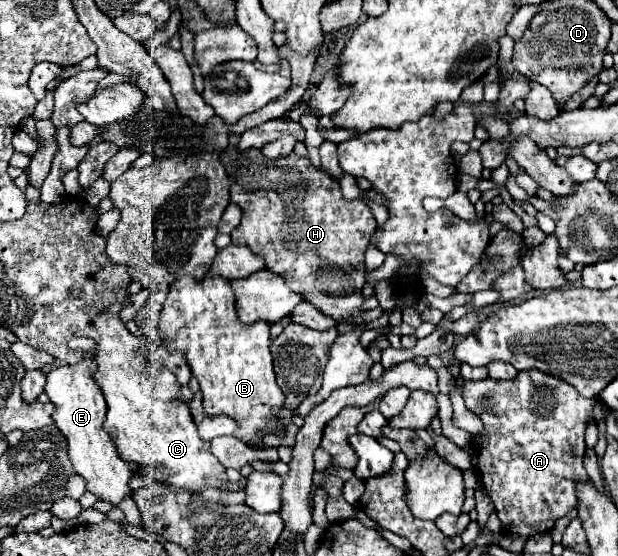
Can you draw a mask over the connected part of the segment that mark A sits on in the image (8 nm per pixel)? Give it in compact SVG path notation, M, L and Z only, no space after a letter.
M523 370L515 380L465 382L463 398L471 412L475 412L485 424L485 444L477 450L477 470L481 484L491 496L497 516L501 520L503 534L519 538L533 538L543 532L551 532L555 522L569 514L577 506L577 484L587 484L589 476L583 466L585 454L585 428L595 418L593 398L583 398L571 384L545 374L541 370Z

